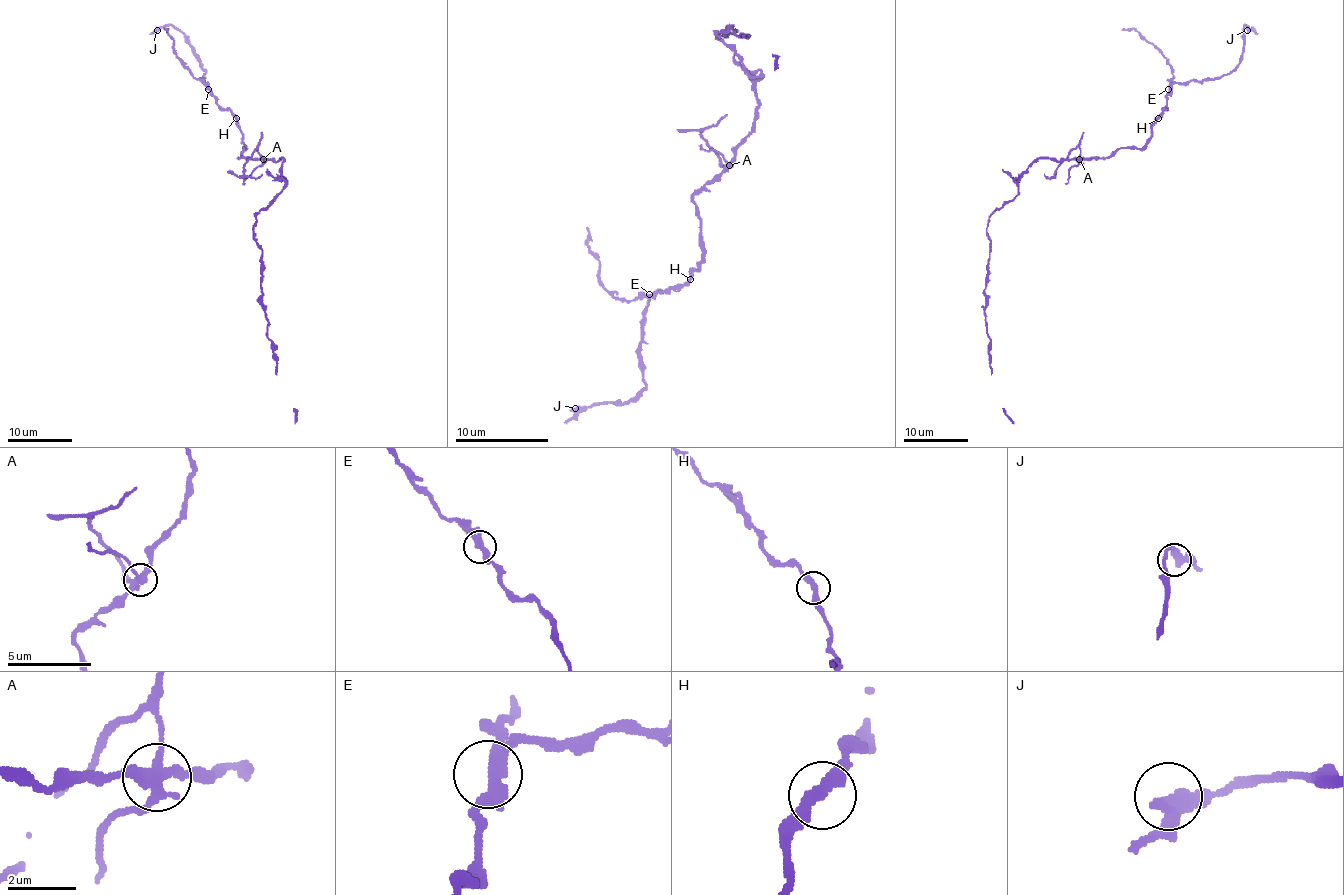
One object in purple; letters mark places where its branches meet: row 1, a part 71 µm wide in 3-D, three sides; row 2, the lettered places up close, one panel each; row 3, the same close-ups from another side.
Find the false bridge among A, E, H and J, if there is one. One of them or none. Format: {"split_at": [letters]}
{"split_at": ["A"]}

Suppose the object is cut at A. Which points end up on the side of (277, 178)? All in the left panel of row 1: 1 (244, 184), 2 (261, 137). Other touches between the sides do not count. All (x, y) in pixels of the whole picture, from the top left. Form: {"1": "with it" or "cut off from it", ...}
{"1": "cut off from it", "2": "cut off from it"}

